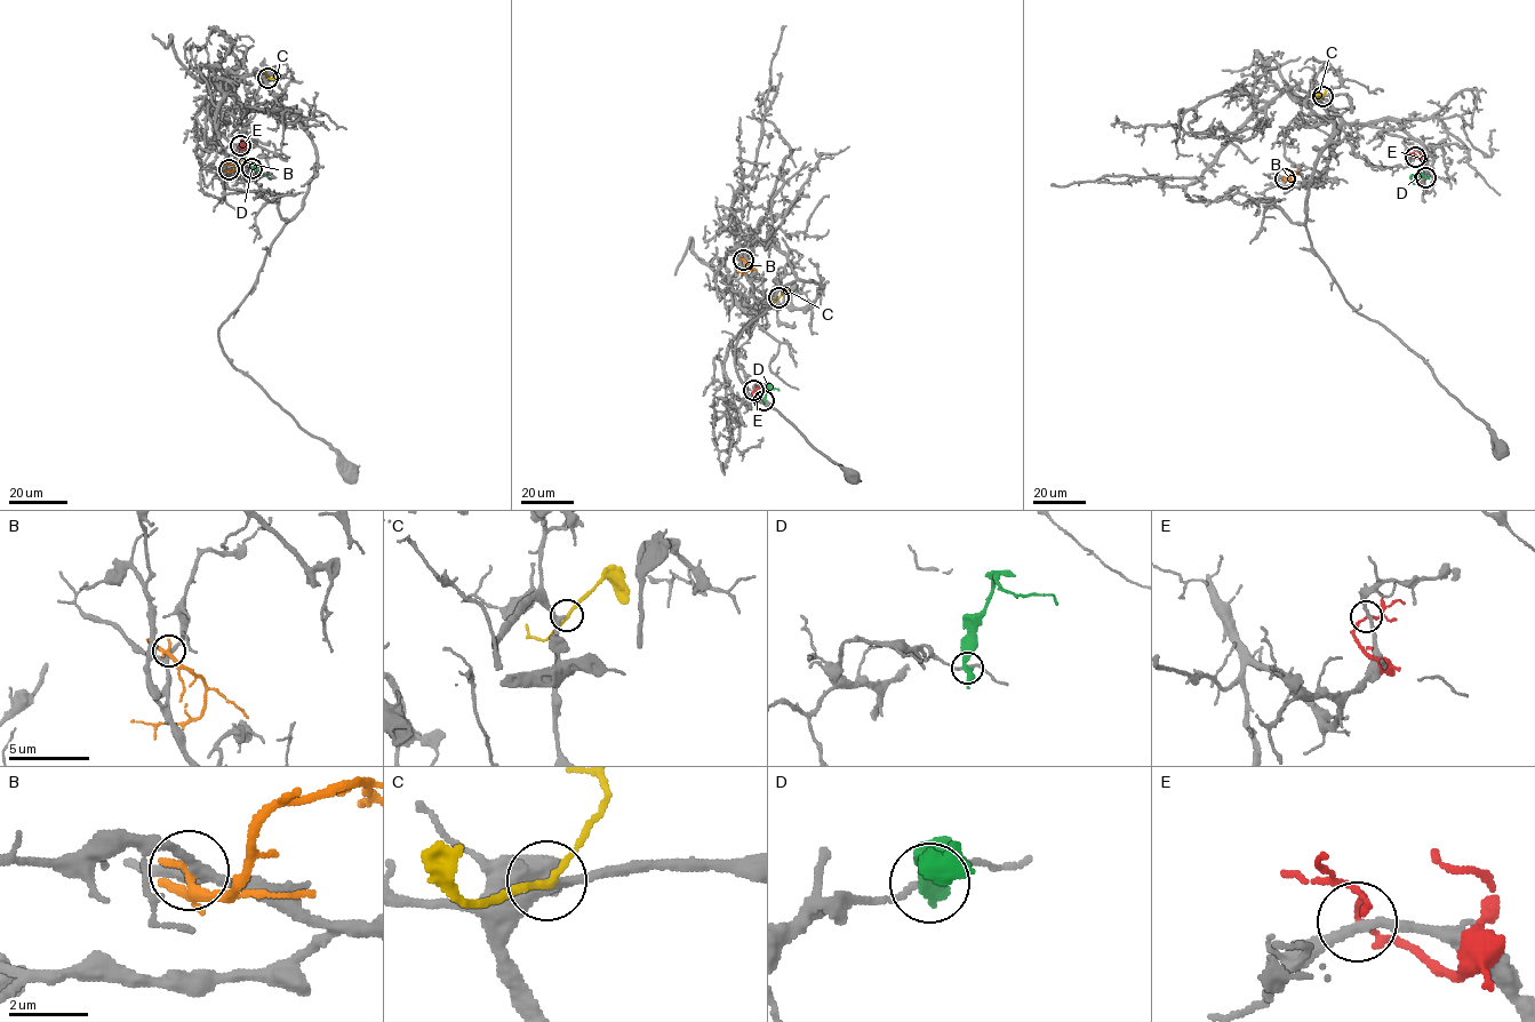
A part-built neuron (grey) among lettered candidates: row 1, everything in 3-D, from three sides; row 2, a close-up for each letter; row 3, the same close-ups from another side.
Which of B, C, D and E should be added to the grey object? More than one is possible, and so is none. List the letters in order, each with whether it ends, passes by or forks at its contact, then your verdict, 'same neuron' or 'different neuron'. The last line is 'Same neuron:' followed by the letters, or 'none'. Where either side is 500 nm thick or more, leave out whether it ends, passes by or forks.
B: it passes by; different neuron
C: it passes by; same neuron
D: it passes by; different neuron
E: it passes by; different neuron
Same neuron: C

